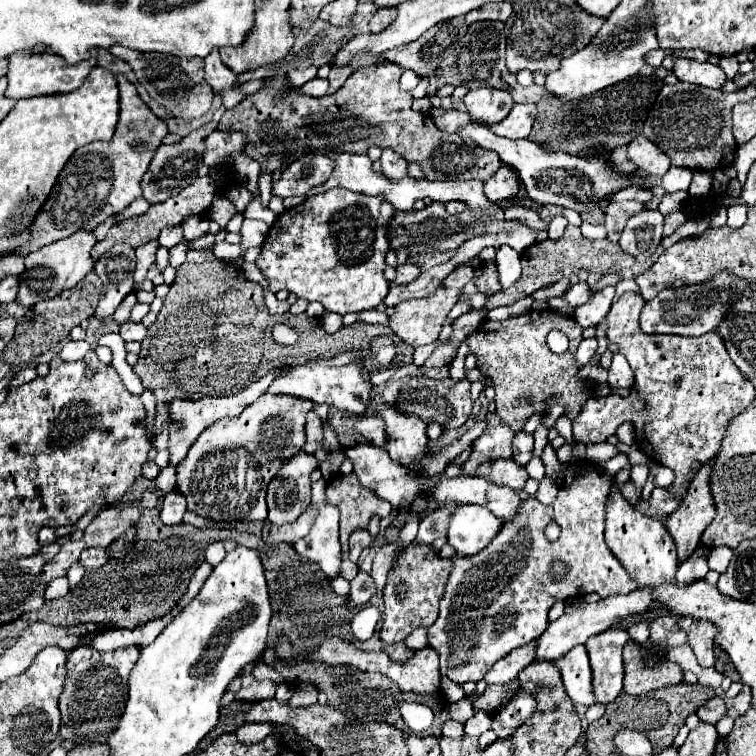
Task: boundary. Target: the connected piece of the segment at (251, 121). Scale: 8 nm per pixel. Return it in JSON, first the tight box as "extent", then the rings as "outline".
{"extent":[219,63,503,179],"outline":[[[395,63],[355,69],[337,93],[321,99],[301,95],[299,89],[287,91],[287,77],[275,75],[267,79],[261,91],[225,111],[219,129],[247,133],[249,141],[243,151],[257,159],[263,171],[277,171],[299,145],[311,145],[321,153],[365,153],[371,145],[379,145],[419,163],[425,179],[491,179],[503,165],[499,155],[483,147],[465,145],[459,135],[439,131],[429,115],[413,111],[411,95],[399,89],[401,75],[403,69]]]}

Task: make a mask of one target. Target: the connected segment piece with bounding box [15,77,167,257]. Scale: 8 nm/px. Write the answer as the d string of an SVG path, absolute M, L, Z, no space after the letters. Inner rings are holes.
M117 77L119 85L119 97L121 97L121 113L119 123L115 129L115 135L111 141L93 141L89 145L79 147L67 165L63 167L49 199L41 207L33 227L31 235L33 239L15 251L15 255L29 255L43 245L49 245L53 241L65 239L73 235L79 229L93 231L99 223L103 223L107 217L121 213L125 207L131 205L137 197L141 197L141 179L149 169L149 163L161 145L161 139L167 135L167 125L157 119L151 109L141 101L141 97L135 91L135 85L127 79ZM133 139L145 139L145 145L133 149Z

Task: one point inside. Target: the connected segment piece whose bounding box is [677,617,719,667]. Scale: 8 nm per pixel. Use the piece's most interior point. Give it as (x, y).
(701, 633)

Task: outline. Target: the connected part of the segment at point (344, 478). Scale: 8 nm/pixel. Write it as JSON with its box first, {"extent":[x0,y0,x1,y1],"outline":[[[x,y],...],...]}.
{"extent":[327,473,392,581],"outline":[[[353,473],[351,475],[337,475],[335,479],[331,479],[327,483],[327,499],[335,507],[339,507],[339,511],[341,511],[341,547],[343,547],[343,561],[341,561],[341,573],[339,575],[345,577],[347,581],[351,581],[351,579],[355,579],[355,575],[359,573],[359,569],[357,569],[355,563],[349,561],[349,547],[347,547],[349,535],[355,529],[367,529],[371,517],[375,517],[375,515],[377,517],[387,517],[391,513],[392,506],[387,501],[379,499],[377,495],[373,495],[373,491],[367,491]]]}

